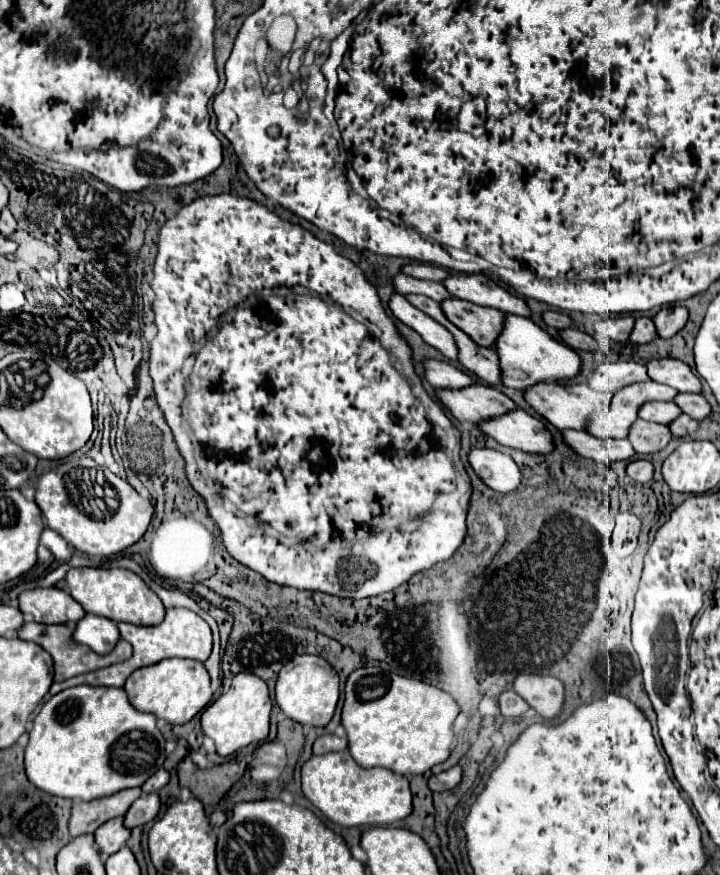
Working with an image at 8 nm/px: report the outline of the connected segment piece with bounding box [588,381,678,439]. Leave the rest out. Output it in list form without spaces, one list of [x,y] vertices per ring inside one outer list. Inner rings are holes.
[[[636,383],[614,393],[612,405],[606,411],[592,415],[588,431],[600,439],[626,439],[632,423],[638,419],[638,409],[648,401],[672,401],[676,389],[662,383]]]

